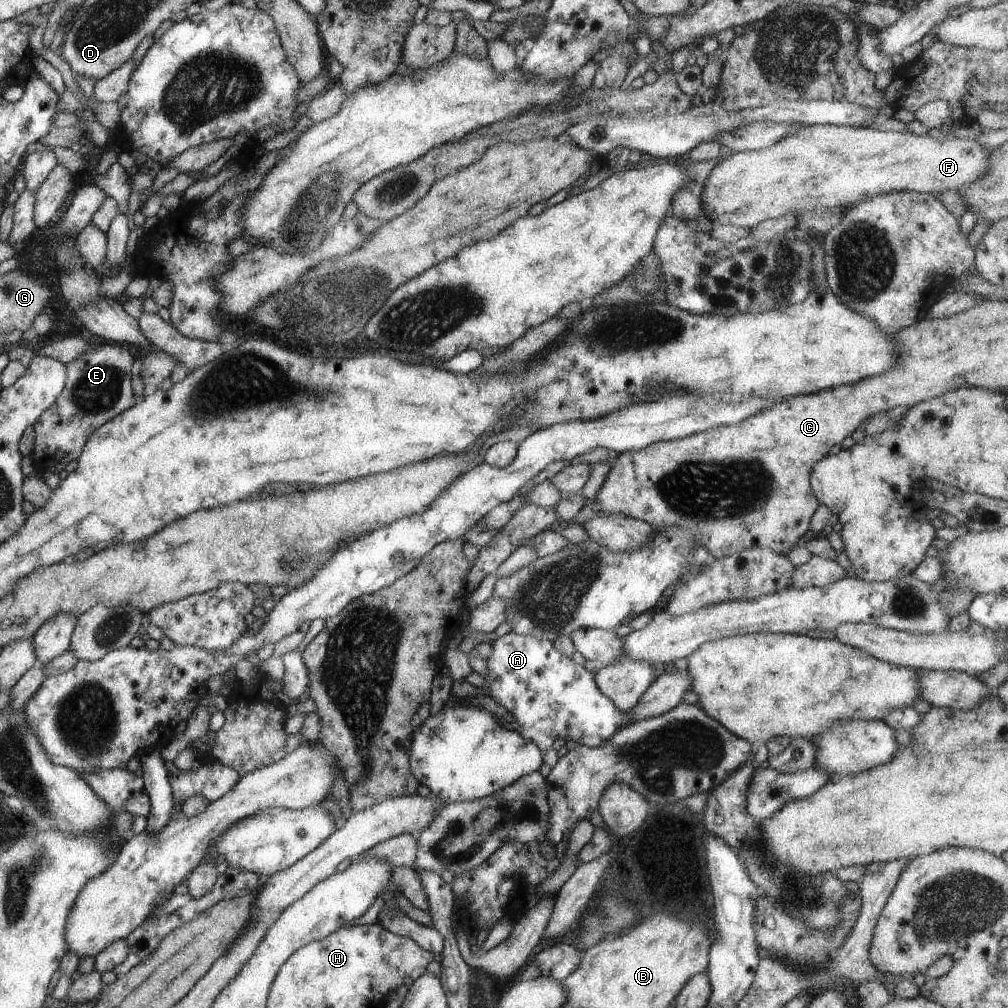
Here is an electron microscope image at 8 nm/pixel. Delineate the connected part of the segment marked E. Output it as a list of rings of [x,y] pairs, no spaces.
[[[105,343],[90,346],[85,353],[66,364],[68,384],[56,402],[34,423],[36,435],[30,458],[37,474],[48,471],[60,475],[68,462],[78,460],[96,430],[137,404],[139,398],[134,395],[130,379],[135,359],[135,353],[127,347]]]

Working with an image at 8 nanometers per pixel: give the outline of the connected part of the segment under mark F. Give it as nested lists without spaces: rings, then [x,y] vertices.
[[[803,125],[765,149],[732,153],[720,159],[702,185],[702,210],[714,228],[721,224],[734,224],[753,229],[765,220],[788,212],[799,215],[832,207],[847,210],[881,194],[903,190],[933,195],[946,190],[960,191],[988,170],[991,150],[972,139],[951,137],[947,140],[936,132],[919,136],[913,132],[879,131],[867,127]]]

